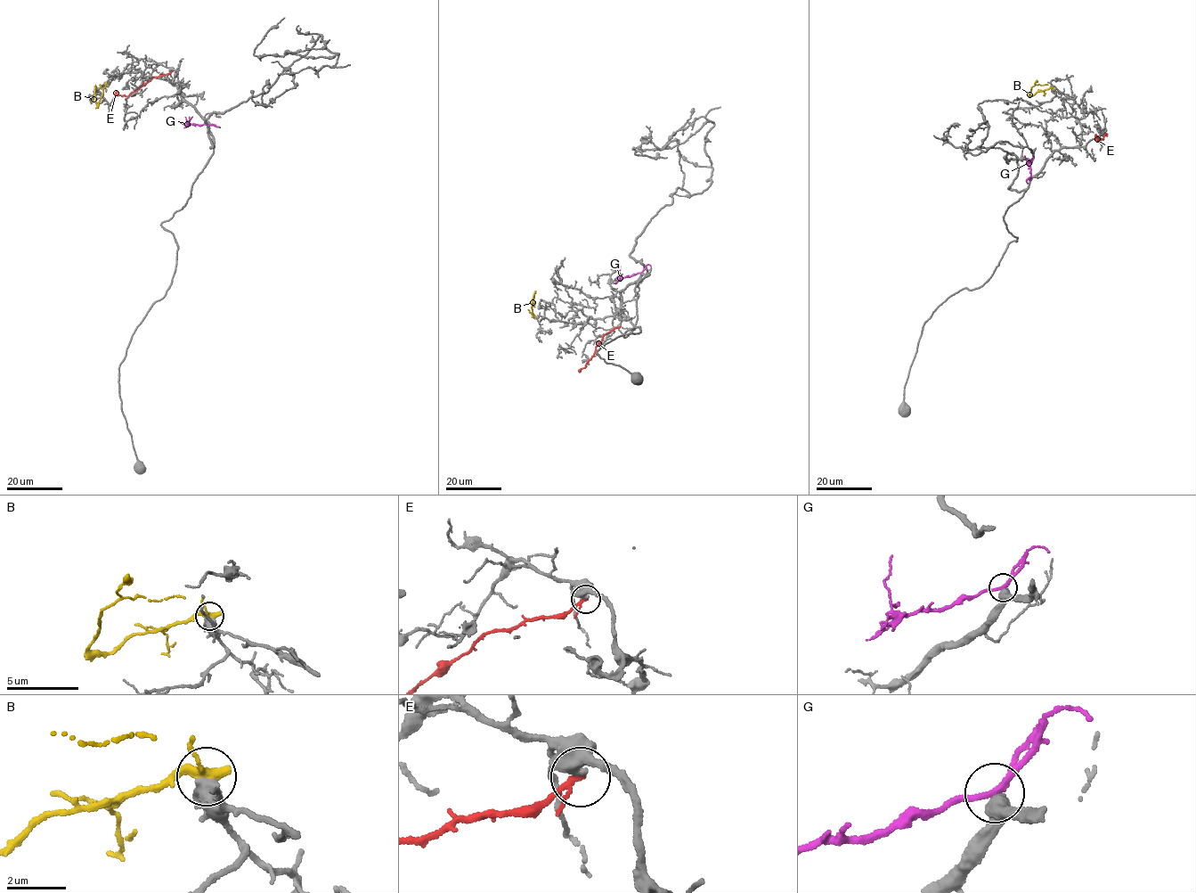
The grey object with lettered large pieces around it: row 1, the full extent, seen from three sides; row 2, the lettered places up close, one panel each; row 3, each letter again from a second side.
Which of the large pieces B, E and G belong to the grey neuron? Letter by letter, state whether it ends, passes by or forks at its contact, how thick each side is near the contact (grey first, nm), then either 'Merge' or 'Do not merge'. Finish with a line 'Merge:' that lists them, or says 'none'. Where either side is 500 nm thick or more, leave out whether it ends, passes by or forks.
B: It passes by. Thickness 440 nm (grey) against 360 nm. Do not merge
E: It passes by. Thickness 400 nm (grey) against 160 nm. Do not merge
G: It passes by. Thickness 420 nm (grey) against 200 nm. Merge
Merge: G

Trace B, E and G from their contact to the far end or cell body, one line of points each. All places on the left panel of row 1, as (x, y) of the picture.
B: (95, 87), (98, 105), (102, 94), (100, 85)
E: (172, 71), (155, 77), (128, 95), (115, 92)
G: (208, 125), (187, 124), (192, 117)

